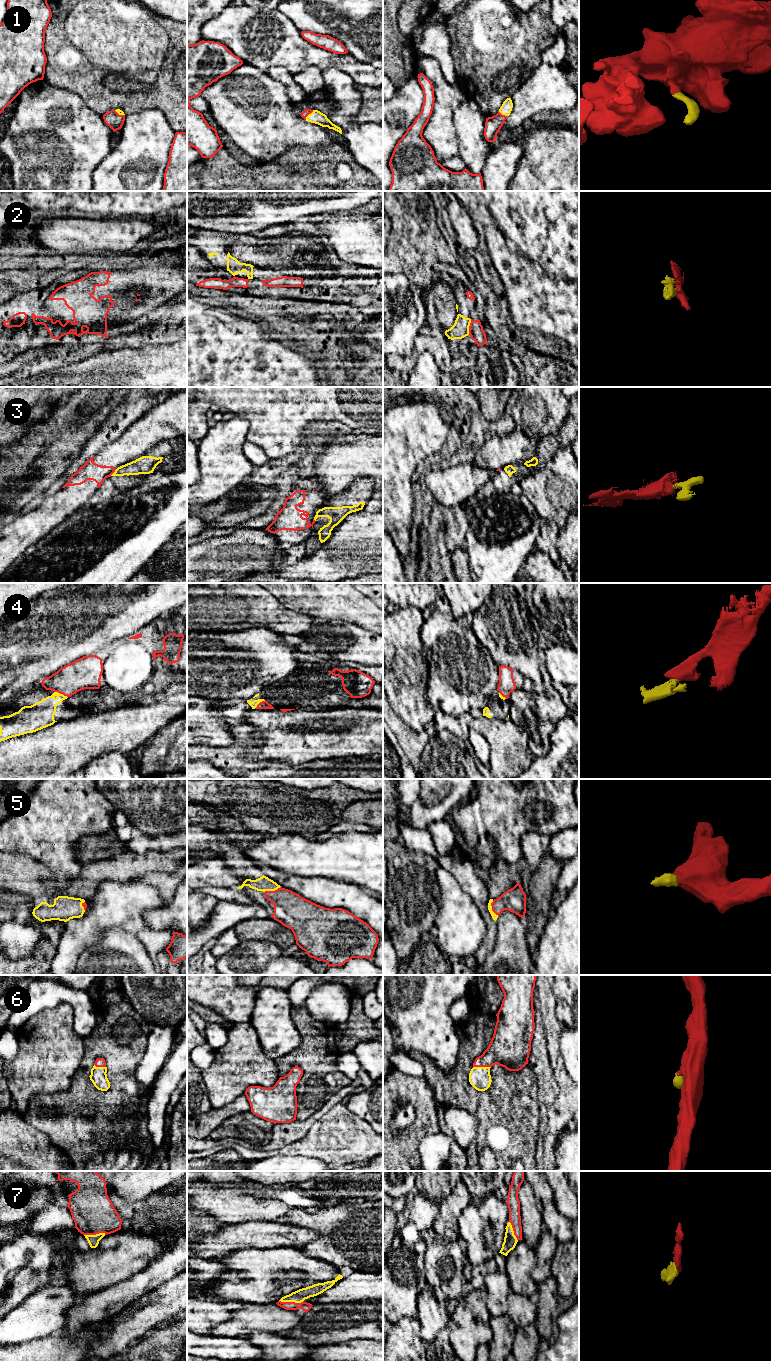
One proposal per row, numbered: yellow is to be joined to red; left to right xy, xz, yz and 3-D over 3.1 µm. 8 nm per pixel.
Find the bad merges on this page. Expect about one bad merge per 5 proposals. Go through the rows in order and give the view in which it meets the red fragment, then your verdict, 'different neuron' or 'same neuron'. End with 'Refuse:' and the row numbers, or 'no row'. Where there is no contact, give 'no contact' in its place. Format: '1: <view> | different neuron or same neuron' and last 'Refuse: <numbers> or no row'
1: xz | same neuron
2: yz | same neuron
3: xy | different neuron
4: xy | same neuron
5: xz | same neuron
6: yz | same neuron
7: xz | same neuron
Refuse: 3

